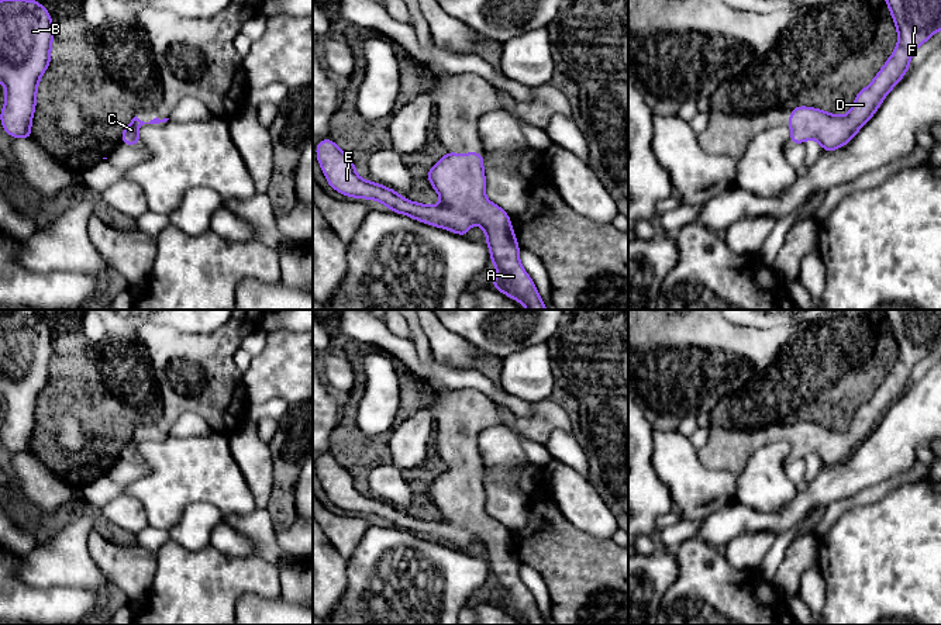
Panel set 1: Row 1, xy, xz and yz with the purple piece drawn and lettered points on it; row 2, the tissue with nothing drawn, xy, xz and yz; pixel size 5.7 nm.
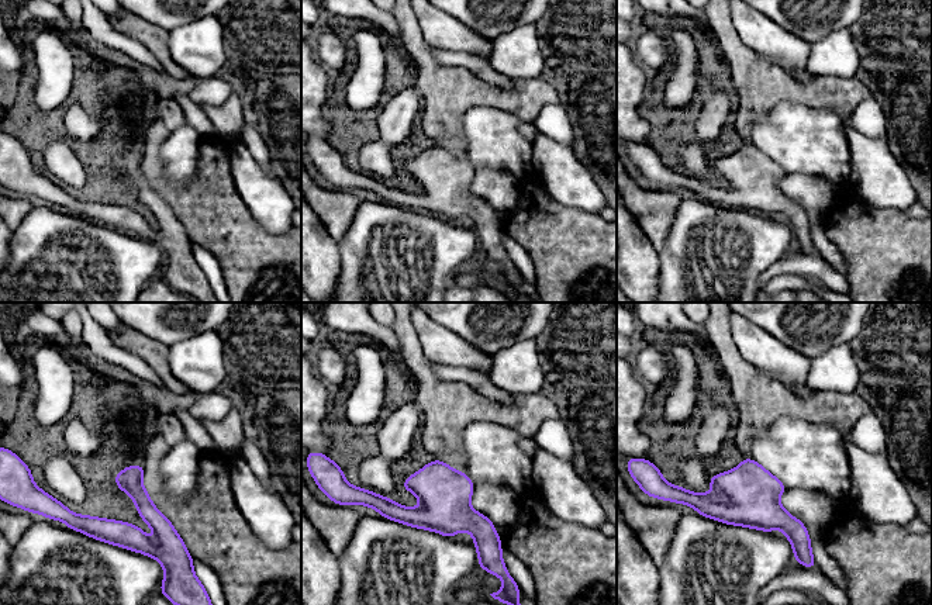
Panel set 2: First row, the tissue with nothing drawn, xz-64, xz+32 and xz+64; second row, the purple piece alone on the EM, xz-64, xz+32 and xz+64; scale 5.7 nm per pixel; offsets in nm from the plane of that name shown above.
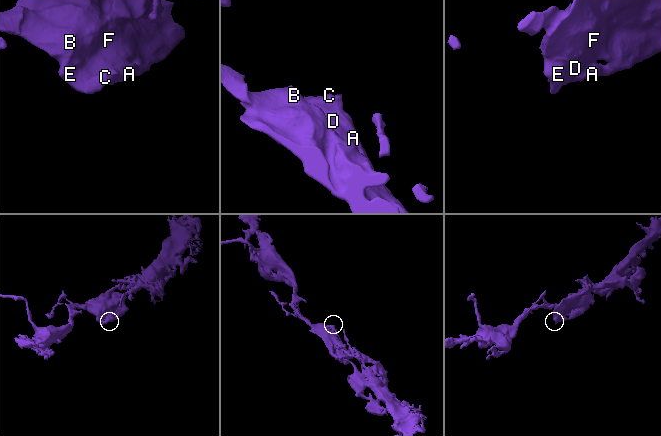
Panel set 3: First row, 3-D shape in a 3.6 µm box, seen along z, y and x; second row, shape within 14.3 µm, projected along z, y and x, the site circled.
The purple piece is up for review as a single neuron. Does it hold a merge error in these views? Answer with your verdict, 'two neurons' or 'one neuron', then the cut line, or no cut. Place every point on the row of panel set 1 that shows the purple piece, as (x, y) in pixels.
one neuron; cut none

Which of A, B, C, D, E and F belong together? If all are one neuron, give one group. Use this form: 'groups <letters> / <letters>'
groups A B C D E F

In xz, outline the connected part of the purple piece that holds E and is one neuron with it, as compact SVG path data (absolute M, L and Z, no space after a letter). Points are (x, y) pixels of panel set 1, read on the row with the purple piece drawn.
M320 139L316 153L328 184L344 196L378 200L390 211L463 236L468 236L472 224L479 224L499 272L492 286L527 310L548 310L520 263L520 245L509 214L485 196L482 152L459 155L449 151L427 172L428 182L442 200L438 206L406 200L386 186L359 177L354 160L332 139Z

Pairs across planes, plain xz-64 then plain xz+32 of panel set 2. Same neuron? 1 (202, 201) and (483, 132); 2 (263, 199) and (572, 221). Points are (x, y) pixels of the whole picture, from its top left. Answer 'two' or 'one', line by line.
1: two
2: two

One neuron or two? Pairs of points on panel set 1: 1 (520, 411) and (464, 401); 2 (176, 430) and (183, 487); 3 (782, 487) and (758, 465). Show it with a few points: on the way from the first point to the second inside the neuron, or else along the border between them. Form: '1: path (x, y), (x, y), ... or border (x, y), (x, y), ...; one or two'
1: border (475, 387), (496, 404); two
2: border (210, 432), (203, 435), (169, 435); two
3: path (776, 483), (764, 470); one

